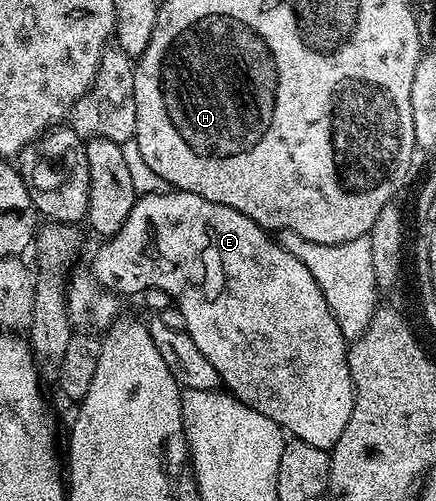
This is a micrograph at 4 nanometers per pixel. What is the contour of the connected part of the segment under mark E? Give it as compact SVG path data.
M165 189L154 193L153 195L141 195L137 198L134 209L130 209L130 217L122 221L122 225L115 233L107 236L104 243L96 251L96 260L90 266L90 274L100 282L108 291L115 293L117 296L124 295L139 296L147 287L154 289L166 289L170 297L174 300L175 310L180 310L180 315L184 318L182 322L183 330L187 331L189 337L202 349L206 356L206 361L214 365L220 374L220 382L231 394L240 399L250 409L270 417L293 439L306 441L306 445L314 445L330 449L342 437L342 432L350 421L352 412L352 378L348 368L348 348L349 344L338 321L332 315L331 308L328 307L326 297L323 296L322 289L314 277L310 275L309 269L298 261L291 253L286 253L276 244L275 238L263 227L258 226L246 213L238 213L238 209L230 209L230 205L218 205L214 201L206 201L206 197L198 197L198 193L186 193L175 189Z

